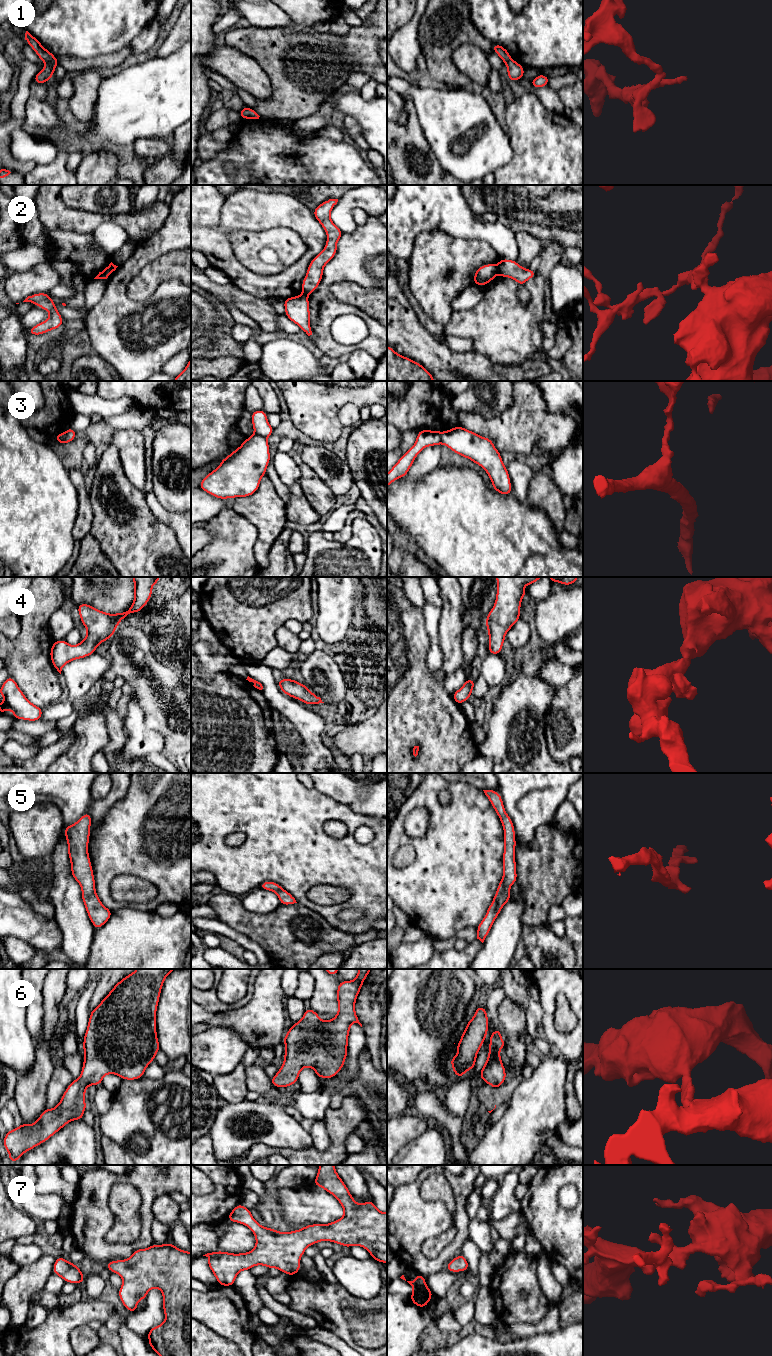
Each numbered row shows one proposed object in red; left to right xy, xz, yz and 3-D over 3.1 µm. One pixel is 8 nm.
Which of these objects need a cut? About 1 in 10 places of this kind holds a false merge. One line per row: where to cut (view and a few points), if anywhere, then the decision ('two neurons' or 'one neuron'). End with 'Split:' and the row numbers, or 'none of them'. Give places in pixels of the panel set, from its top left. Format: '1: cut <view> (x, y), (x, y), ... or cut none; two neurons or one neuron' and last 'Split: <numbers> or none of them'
1: cut xy (55, 58), (45, 62); two neurons
2: cut none; one neuron
3: cut xz (255, 433), (261, 434), (266, 438); two neurons
4: cut none; one neuron
5: cut none; one neuron
6: cut none; one neuron
7: cut none; one neuron
Split: 1, 3

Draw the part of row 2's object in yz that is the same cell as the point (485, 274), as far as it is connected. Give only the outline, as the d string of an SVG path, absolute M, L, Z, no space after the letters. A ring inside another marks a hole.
M500 259L497 265L485 264L478 268L472 284L484 286L490 283L497 274L514 279L519 285L525 285L528 279L536 276L535 271L521 267L517 261Z

